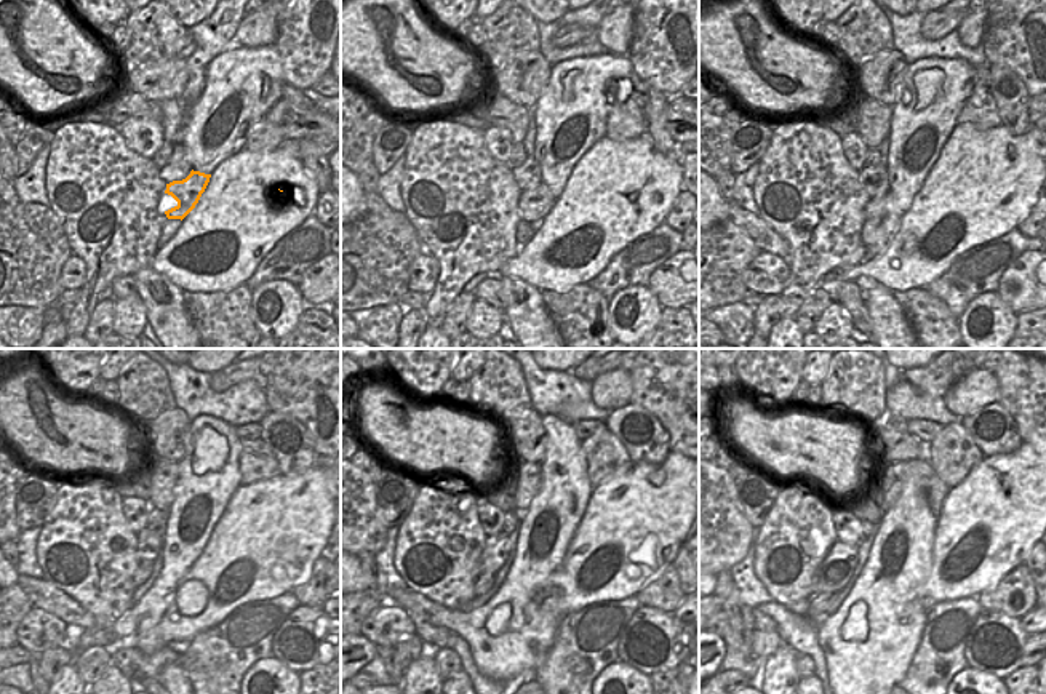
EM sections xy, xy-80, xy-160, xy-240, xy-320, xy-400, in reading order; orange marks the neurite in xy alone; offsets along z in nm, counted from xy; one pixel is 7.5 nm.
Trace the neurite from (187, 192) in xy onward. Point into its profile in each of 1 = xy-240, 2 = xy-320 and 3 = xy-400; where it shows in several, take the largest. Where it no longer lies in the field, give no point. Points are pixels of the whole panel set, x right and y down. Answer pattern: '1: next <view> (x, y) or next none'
1: next xy-240 (143, 578)
2: next xy-320 (483, 589)
3: next xy-400 (821, 606)

